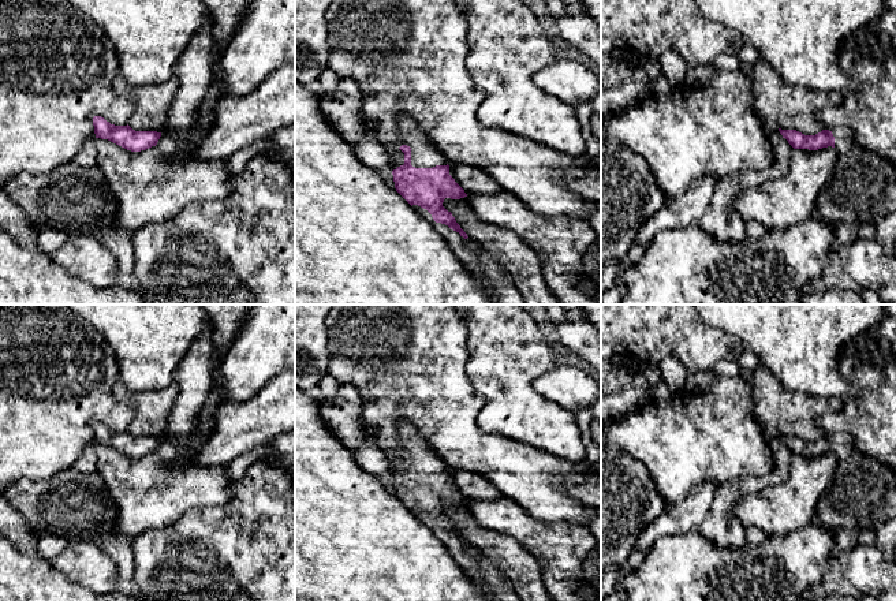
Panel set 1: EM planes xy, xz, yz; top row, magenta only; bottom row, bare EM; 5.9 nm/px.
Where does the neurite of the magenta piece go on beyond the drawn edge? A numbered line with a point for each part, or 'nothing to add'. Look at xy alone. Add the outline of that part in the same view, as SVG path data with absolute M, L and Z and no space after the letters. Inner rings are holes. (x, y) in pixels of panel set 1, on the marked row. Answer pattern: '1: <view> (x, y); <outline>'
nothing to add

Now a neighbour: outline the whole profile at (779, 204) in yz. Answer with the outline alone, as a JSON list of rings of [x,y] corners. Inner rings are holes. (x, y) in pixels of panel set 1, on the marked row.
[[[832,146],[794,149],[784,178],[744,188],[732,209],[743,221],[755,220],[770,231],[804,221],[815,213],[817,197],[832,176],[837,156]]]

